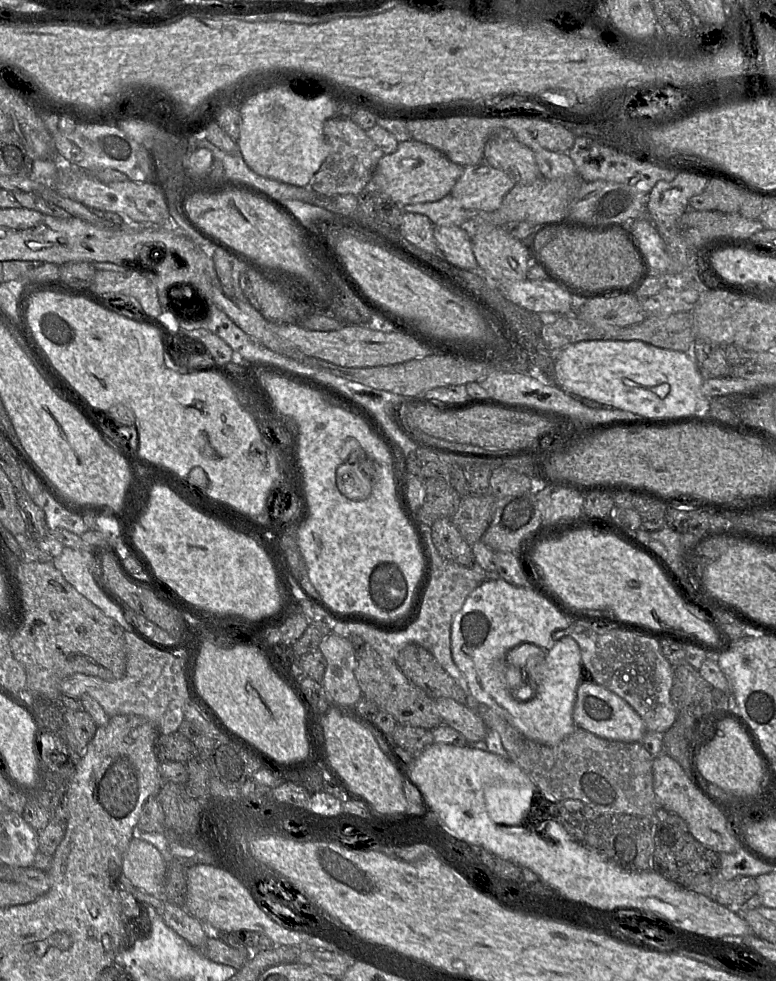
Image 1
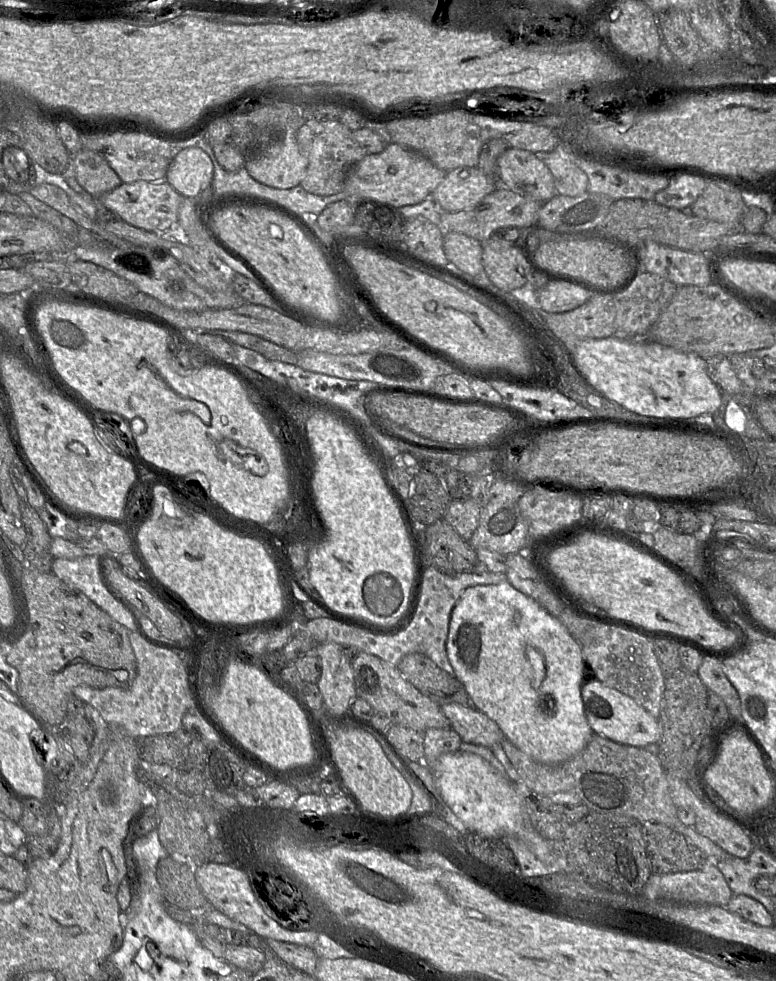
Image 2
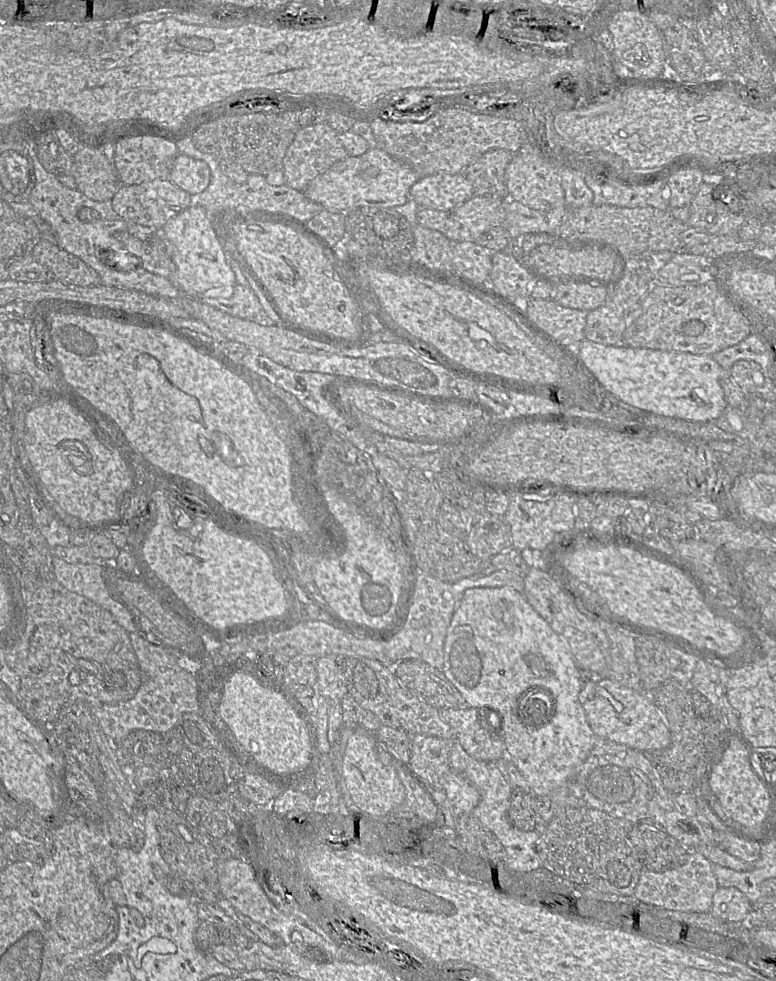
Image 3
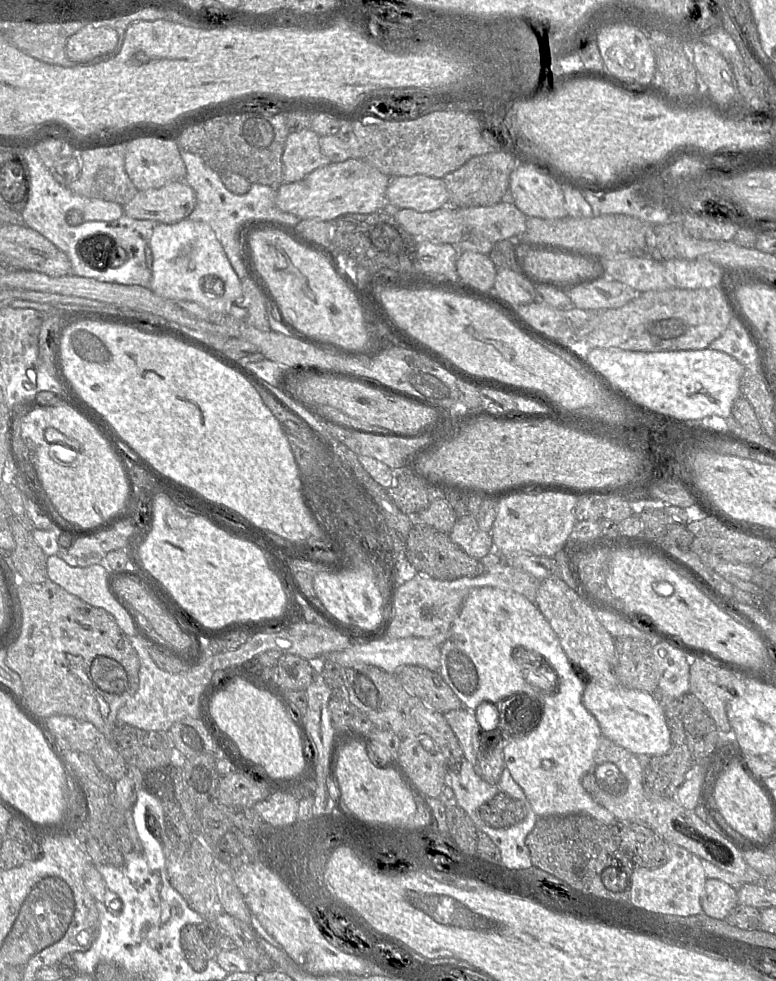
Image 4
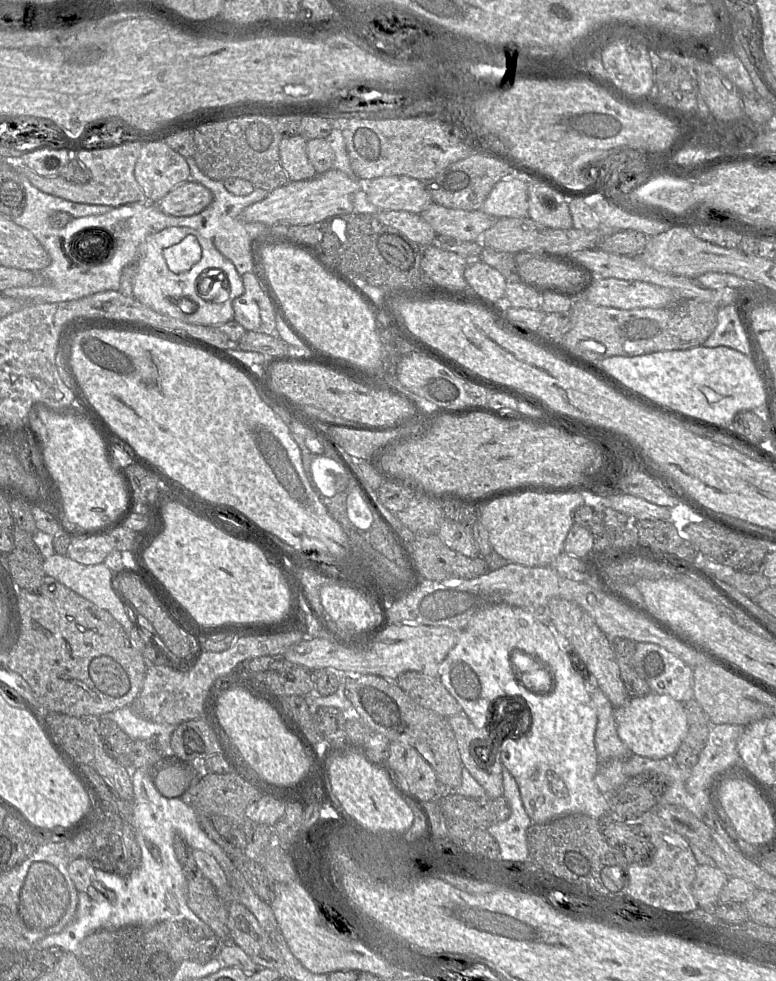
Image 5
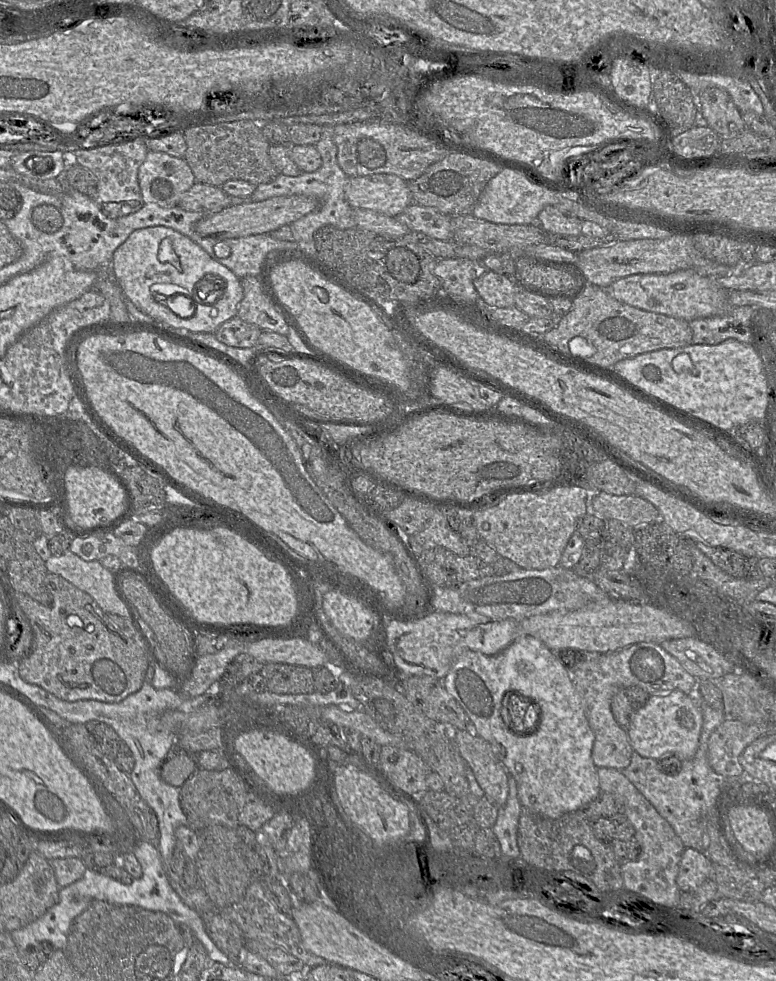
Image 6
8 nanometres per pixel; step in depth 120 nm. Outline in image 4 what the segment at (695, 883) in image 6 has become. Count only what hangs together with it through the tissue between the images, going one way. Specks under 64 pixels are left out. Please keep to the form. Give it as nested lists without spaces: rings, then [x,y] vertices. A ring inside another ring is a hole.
[[[707,878],[701,905],[708,916],[726,919],[730,911],[737,905],[737,890],[721,880]]]

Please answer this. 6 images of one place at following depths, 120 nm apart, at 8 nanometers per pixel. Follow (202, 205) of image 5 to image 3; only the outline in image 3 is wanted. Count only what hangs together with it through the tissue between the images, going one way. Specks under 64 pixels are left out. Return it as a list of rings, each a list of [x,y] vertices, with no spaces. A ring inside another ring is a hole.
[[[155,179],[136,185],[121,185],[111,199],[115,212],[126,221],[150,228],[162,229],[172,217],[189,208],[195,198],[176,186],[170,179]]]

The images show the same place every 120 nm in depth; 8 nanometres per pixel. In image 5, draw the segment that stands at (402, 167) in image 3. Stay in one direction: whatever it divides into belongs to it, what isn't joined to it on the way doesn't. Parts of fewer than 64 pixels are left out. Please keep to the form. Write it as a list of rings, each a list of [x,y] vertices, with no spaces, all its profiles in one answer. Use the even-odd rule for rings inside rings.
[[[330,169],[307,180],[289,181],[272,191],[240,214],[245,222],[260,222],[268,226],[293,226],[301,224],[320,224],[333,216],[350,214],[354,207],[354,194],[361,189],[360,179],[351,179],[337,169]]]

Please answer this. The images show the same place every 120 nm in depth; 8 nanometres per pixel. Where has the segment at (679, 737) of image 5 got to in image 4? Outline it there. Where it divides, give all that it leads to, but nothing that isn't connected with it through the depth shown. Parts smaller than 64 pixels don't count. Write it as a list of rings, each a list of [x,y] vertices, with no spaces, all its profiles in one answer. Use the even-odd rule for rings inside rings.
[[[593,683],[585,686],[582,703],[598,721],[602,736],[631,753],[660,756],[670,751],[670,730],[664,710],[655,693],[629,689],[622,685],[604,688],[600,684]]]

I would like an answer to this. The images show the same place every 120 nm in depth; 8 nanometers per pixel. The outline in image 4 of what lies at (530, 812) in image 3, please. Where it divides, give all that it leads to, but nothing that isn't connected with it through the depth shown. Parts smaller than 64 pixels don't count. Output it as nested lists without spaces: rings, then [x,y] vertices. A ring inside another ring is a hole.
[[[499,791],[479,808],[481,819],[493,828],[509,828],[523,821],[525,807],[518,799]]]

